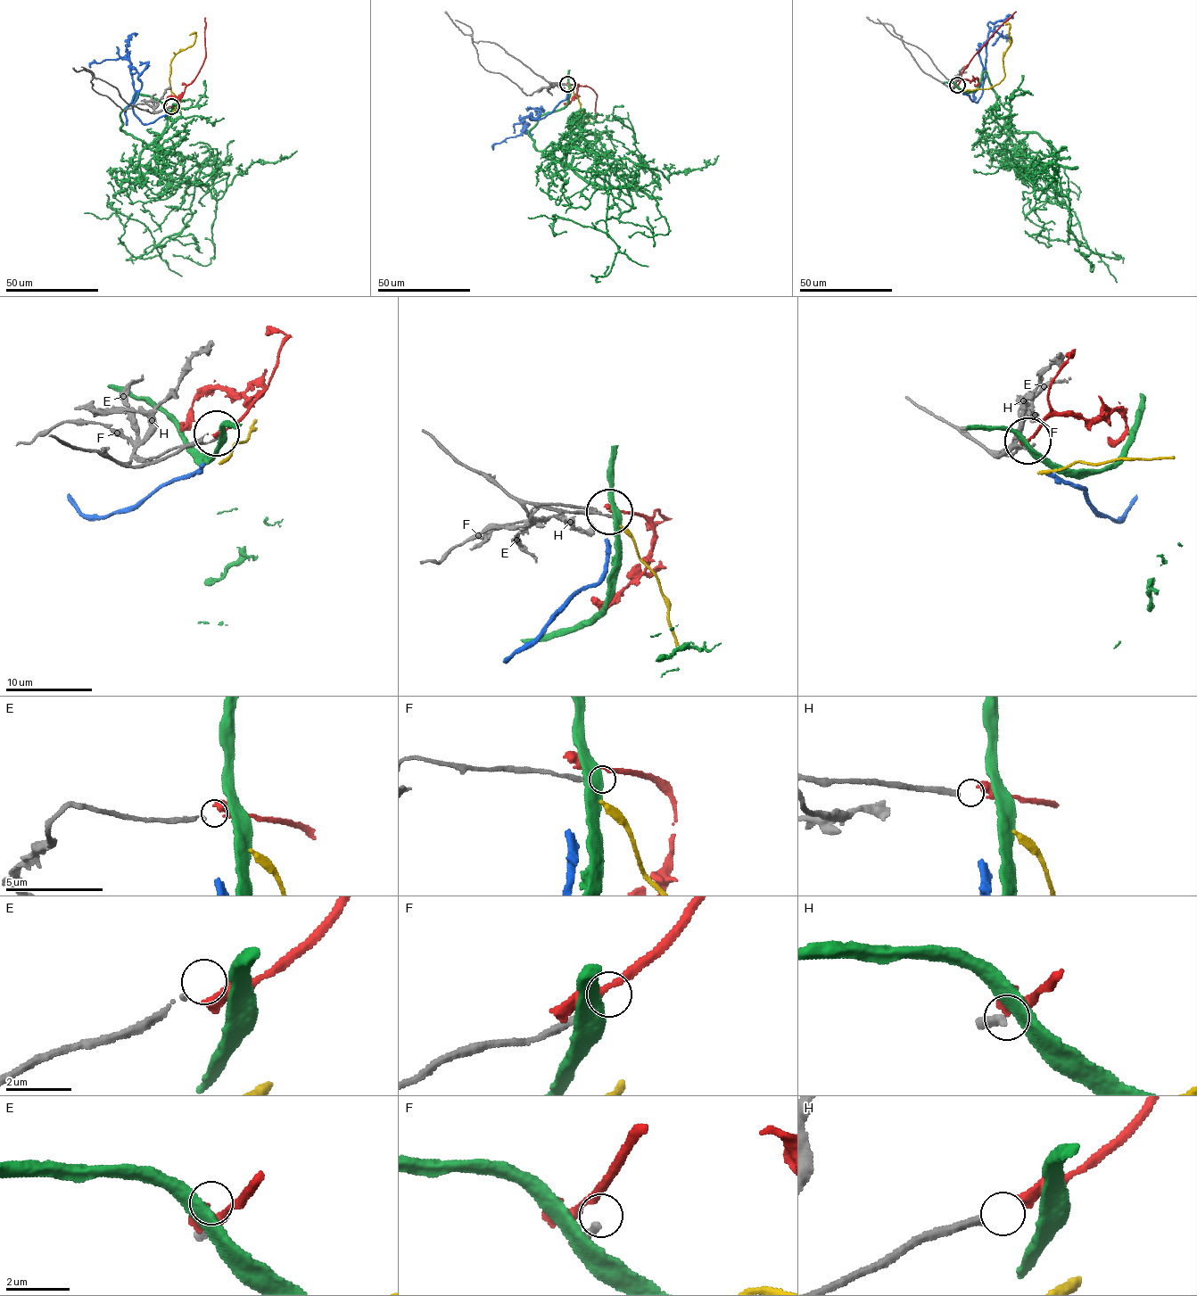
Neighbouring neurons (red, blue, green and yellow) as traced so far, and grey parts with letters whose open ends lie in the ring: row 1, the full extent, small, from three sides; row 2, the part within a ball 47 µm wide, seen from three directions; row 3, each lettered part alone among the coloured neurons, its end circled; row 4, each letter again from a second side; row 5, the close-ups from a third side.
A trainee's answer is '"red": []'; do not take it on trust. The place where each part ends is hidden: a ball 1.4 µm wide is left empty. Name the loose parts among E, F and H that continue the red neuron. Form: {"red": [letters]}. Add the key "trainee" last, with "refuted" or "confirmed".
{"red": [], "trainee": "confirmed"}

